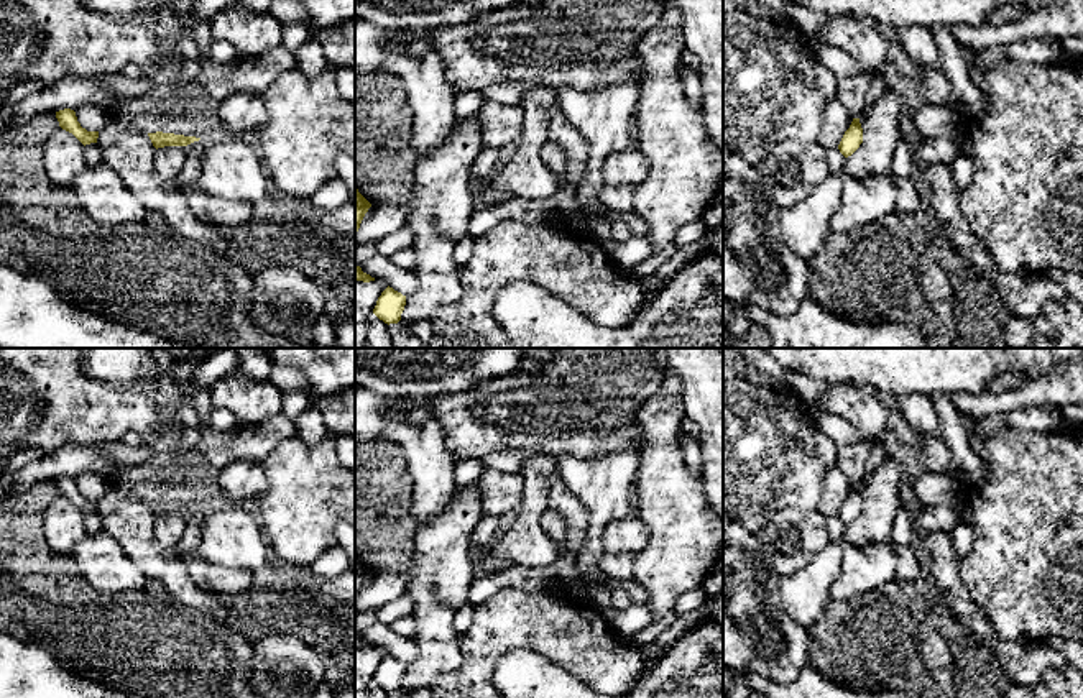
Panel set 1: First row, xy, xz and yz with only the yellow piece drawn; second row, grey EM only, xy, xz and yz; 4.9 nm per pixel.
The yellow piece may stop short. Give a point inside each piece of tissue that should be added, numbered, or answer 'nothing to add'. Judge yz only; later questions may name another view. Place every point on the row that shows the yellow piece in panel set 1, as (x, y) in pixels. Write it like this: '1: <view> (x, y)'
nothing to add

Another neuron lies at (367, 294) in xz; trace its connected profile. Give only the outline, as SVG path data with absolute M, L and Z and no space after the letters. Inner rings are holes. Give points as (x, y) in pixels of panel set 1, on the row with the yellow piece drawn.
M383 279L355 281L355 348L366 348L368 322L378 297L388 286Z

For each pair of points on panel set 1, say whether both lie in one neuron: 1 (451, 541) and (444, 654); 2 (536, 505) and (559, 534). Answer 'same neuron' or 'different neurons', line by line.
1: same neuron
2: different neurons

